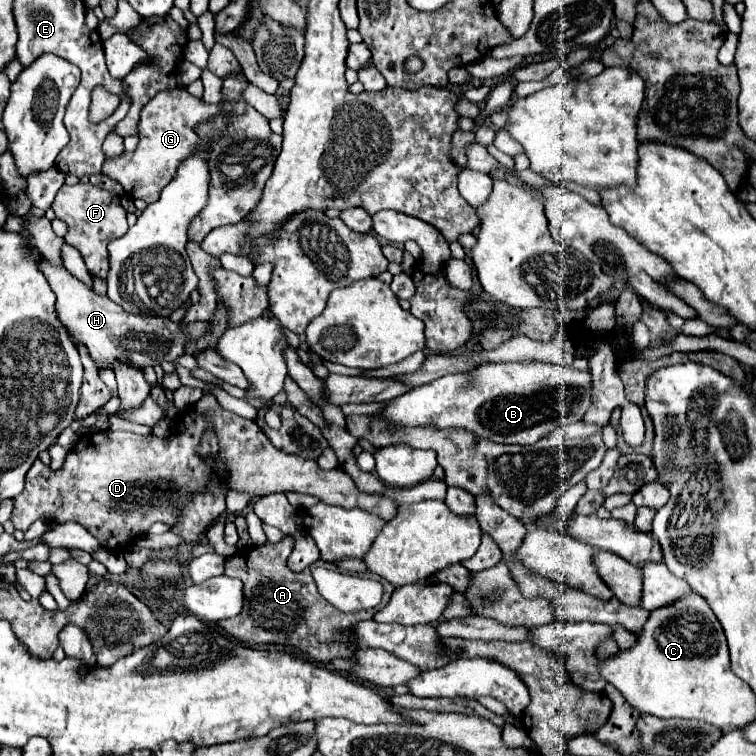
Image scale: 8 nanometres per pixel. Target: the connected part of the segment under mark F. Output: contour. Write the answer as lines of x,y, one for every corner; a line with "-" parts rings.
64,184
54,202
52,202
54,214
68,224
68,232
64,236
66,244
80,250
84,264
92,276
98,276
102,280
108,278
110,270
110,258
108,258
108,244
120,236
126,234
128,222
126,222
126,210
120,204
120,198
112,192
106,192
102,188
90,186
90,184
76,184
68,186

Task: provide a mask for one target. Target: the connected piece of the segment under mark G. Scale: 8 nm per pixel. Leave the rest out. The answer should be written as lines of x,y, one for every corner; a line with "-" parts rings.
186,88
158,92
142,108
138,148
134,152
124,152
116,160
106,160
102,172
120,182
132,198
140,198
146,204
152,204
160,196
162,188
172,180
176,166
192,152
192,146
196,146
196,122
208,118
208,114
216,114
216,110
220,110
220,104
204,104

